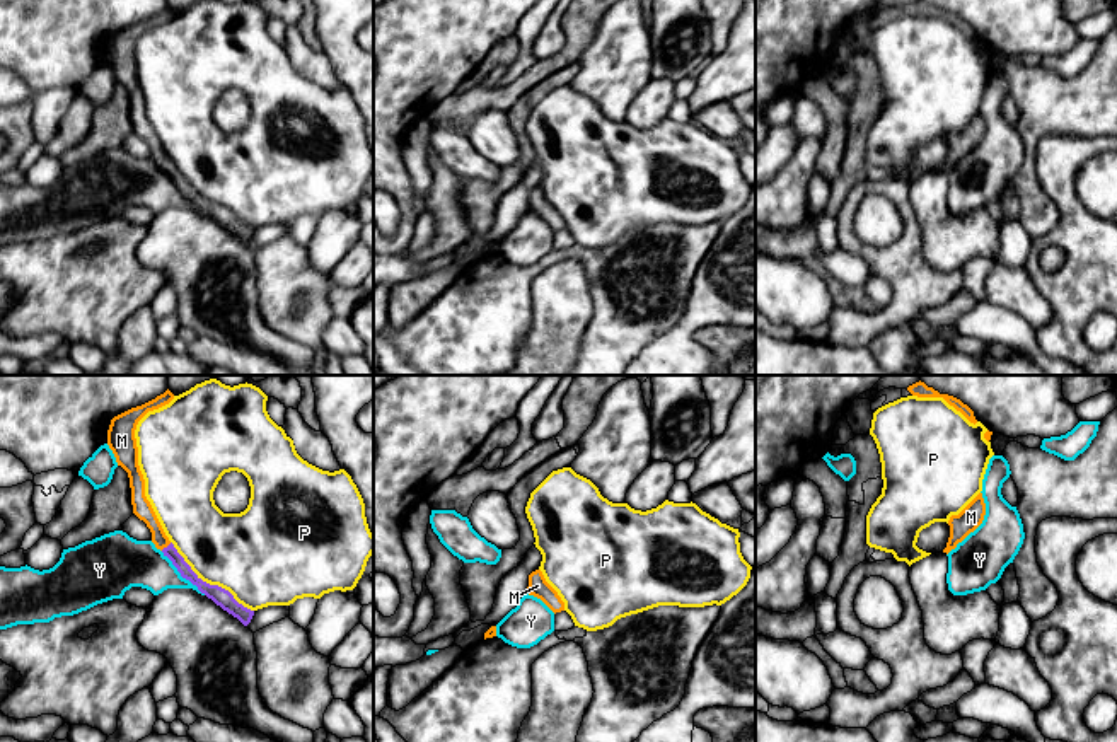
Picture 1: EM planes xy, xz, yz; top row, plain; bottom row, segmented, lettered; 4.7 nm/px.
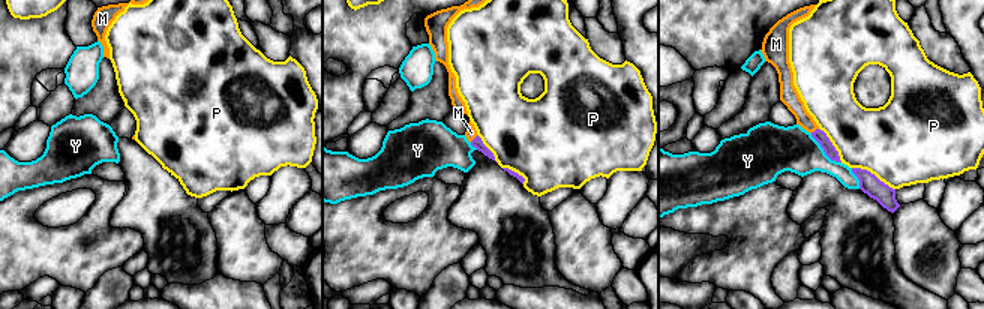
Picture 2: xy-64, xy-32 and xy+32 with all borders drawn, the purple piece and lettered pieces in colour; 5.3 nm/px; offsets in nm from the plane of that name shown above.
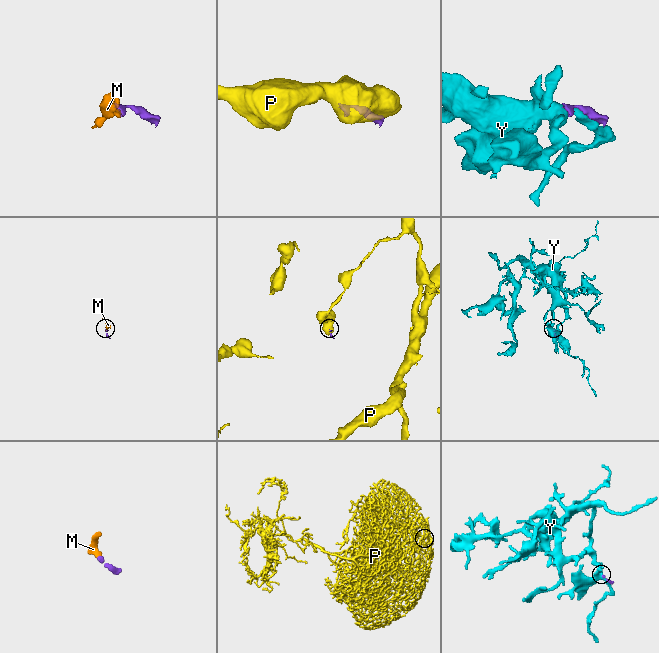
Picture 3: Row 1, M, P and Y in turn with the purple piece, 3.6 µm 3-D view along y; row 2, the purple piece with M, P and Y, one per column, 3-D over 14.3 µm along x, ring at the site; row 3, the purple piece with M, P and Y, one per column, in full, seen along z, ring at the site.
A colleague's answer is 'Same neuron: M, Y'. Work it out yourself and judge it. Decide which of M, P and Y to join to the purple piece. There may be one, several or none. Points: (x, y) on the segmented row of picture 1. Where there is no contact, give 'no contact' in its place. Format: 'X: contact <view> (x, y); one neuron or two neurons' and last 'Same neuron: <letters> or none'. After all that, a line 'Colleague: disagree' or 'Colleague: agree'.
M: contact xy (167, 546); one neuron
P: contact xy (208, 584); two neurons
Y: contact xy (181, 575); two neurons
Same neuron: M
Colleague: disagree

